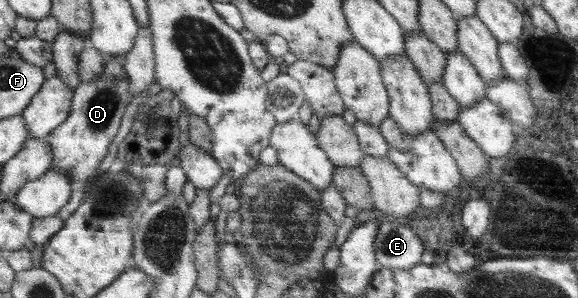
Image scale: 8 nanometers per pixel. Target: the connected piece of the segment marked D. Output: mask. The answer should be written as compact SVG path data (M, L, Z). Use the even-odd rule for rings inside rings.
M107 56L105 69L94 80L81 81L74 94L72 114L64 125L48 136L46 142L52 148L53 166L62 168L77 187L88 183L108 156L110 144L114 142L128 104L132 102L131 78L125 71L122 58Z

